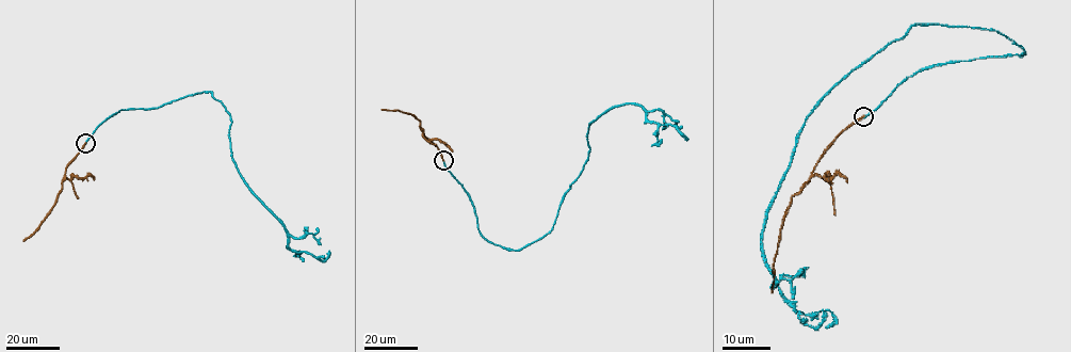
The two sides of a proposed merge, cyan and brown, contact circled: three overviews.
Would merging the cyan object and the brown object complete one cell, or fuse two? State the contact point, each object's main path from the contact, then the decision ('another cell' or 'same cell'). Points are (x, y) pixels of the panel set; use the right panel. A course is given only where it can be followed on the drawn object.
at (863, 116); cyan runs (864, 116), (925, 68), (1024, 52), (913, 25), (821, 100), (761, 254), (799, 318), (822, 309); brown runs (862, 116), (846, 128), (820, 159), (809, 181), (792, 197), (774, 264), (771, 292); another cell

